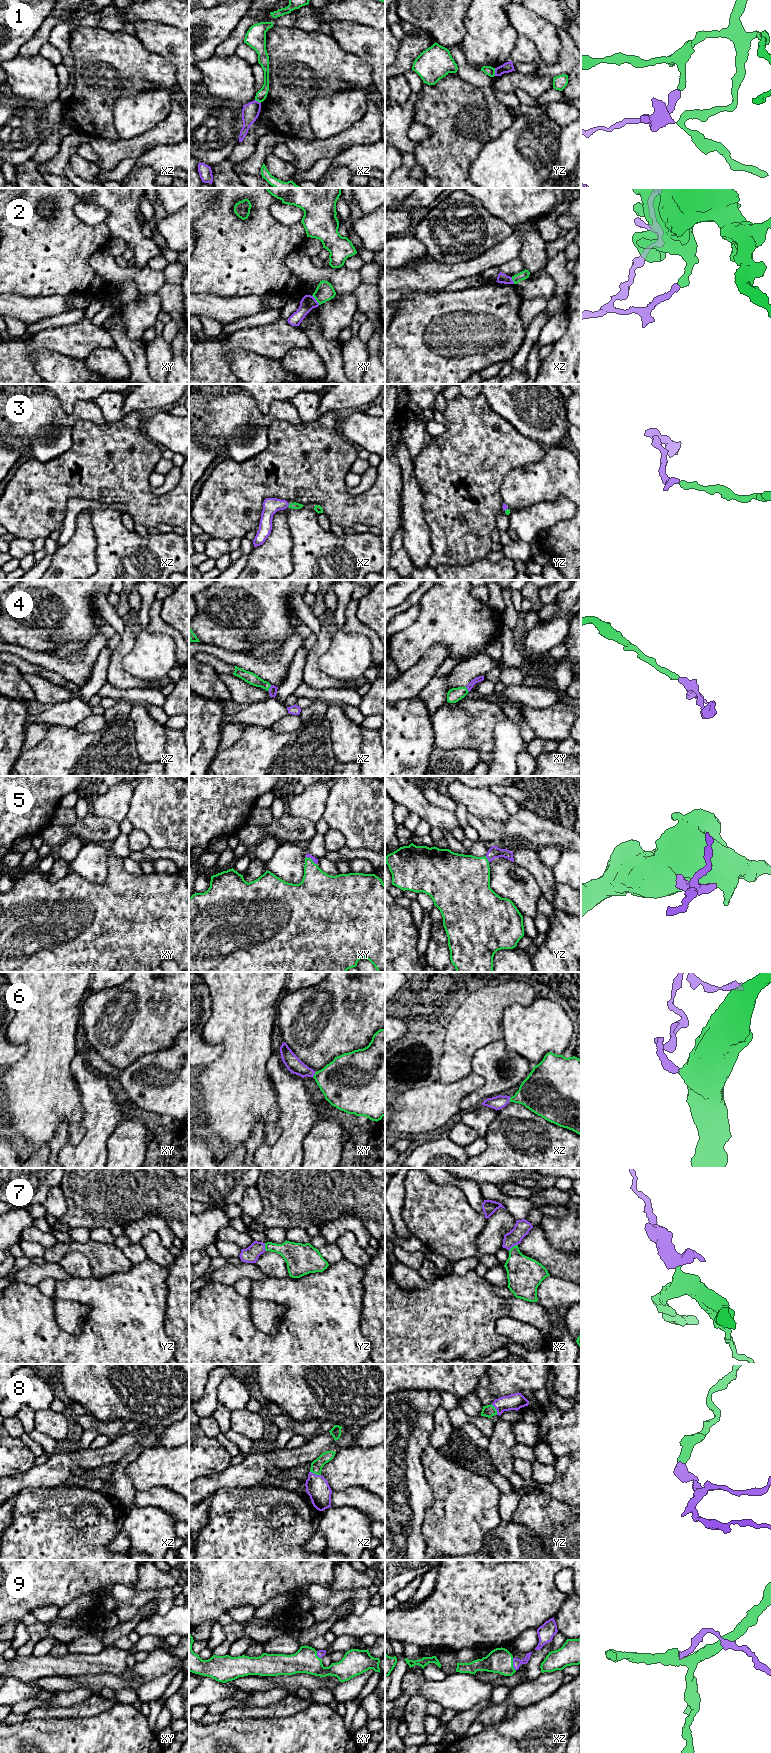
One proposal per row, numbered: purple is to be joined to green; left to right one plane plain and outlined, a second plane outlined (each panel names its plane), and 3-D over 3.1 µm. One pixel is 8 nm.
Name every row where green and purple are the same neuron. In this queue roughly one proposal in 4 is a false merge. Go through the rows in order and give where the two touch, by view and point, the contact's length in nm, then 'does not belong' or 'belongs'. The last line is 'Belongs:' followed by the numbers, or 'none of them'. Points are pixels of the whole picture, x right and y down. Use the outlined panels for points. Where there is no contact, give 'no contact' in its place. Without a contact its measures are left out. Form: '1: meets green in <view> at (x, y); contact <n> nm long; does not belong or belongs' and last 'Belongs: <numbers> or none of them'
1: meets green in yz at (494, 72); contact 60 nm long; does not belong
2: meets green in xy at (316, 300); contact 100 nm long; does not belong
3: meets green in xz at (289, 505); contact 30 nm long; belongs
4: meets green in xz at (269, 687); contact 60 nm long; belongs
5: meets green in yz at (487, 859); contact 60 nm long; belongs
6: meets green in xy at (314, 1074); contact 50 nm long; belongs
7: meets green in xz at (513, 1246); contact 90 nm long; belongs
8: meets green in xz at (315, 1473); contact 90 nm long; belongs
9: meets green in xz at (512, 1664); contact 110 nm long; belongs
Belongs: 3, 4, 5, 6, 7, 8, 9

